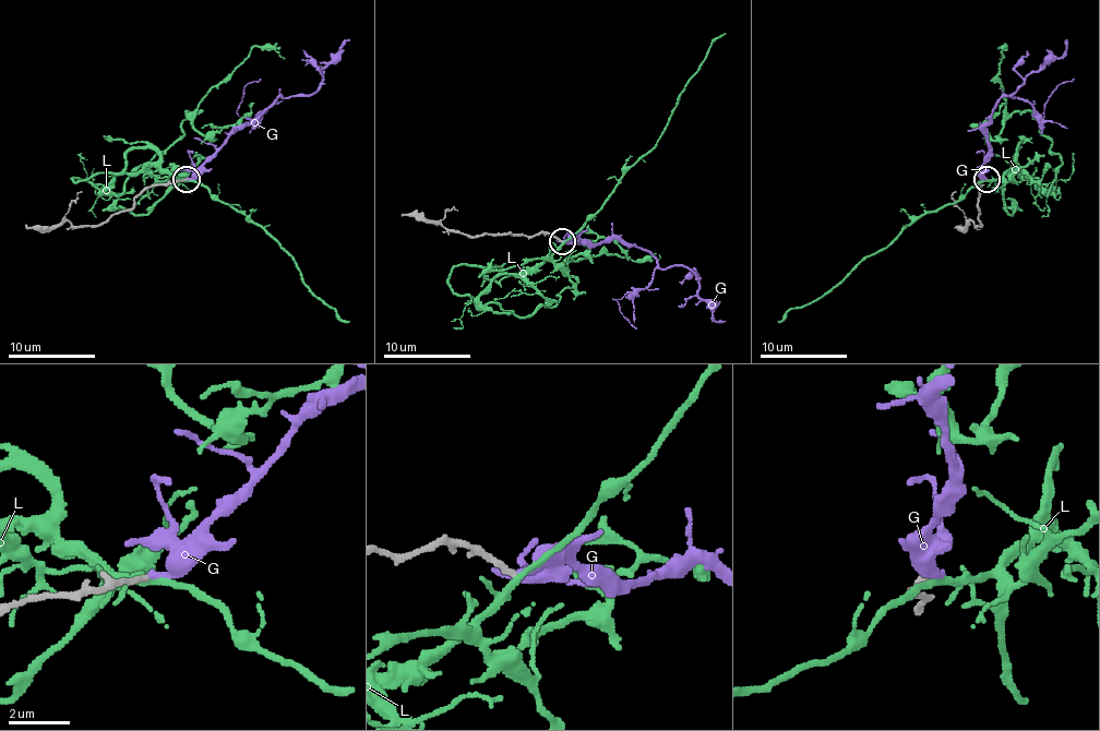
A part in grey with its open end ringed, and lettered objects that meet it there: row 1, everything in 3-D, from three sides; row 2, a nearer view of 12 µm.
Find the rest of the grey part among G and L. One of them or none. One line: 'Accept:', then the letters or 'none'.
Accept: G

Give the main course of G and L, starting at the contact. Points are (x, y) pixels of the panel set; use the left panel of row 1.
G: (187, 179), (230, 135), (281, 96), (252, 118), (237, 114), (243, 87), (261, 79)
L: (187, 179), (150, 166), (104, 191), (119, 195), (178, 140), (200, 109), (187, 111), (254, 46), (283, 59)

